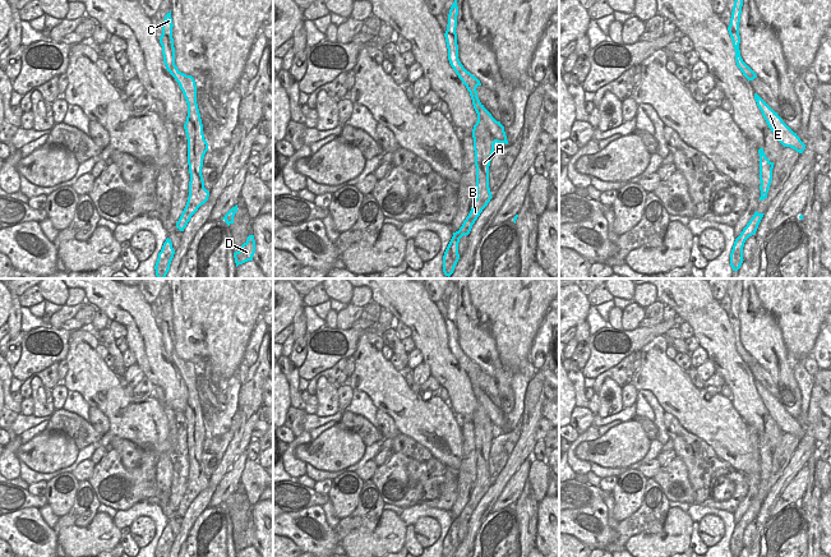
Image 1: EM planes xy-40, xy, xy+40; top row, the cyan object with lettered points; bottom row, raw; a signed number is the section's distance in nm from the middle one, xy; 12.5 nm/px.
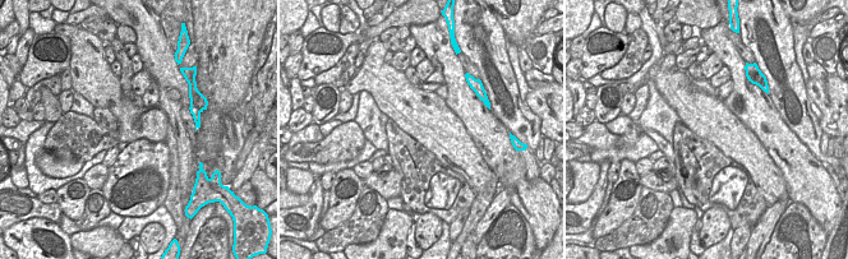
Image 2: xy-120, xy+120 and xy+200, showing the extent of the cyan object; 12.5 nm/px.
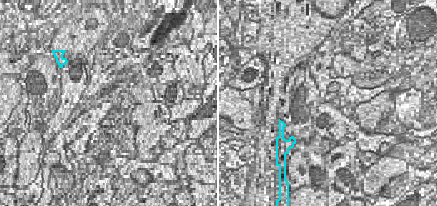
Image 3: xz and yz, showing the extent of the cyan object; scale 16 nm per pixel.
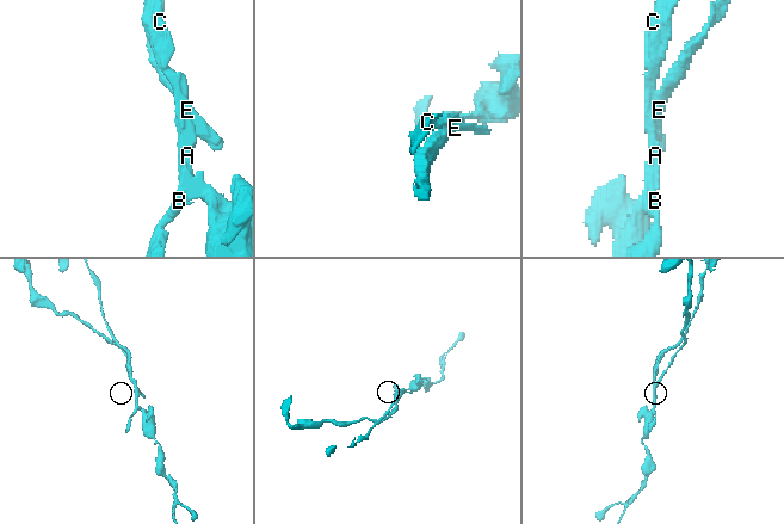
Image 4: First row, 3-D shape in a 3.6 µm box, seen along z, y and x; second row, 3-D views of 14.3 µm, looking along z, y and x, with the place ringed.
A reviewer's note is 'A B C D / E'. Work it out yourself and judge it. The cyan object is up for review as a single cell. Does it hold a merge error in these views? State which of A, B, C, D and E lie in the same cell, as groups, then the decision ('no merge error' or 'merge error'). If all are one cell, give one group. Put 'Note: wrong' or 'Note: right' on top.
Note: right
A B C D / E; merge error

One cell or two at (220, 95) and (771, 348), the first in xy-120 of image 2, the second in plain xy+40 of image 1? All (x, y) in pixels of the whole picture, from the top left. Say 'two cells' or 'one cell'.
two cells

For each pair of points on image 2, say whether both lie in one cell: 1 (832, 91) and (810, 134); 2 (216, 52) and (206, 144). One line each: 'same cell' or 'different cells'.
1: different cells
2: same cell

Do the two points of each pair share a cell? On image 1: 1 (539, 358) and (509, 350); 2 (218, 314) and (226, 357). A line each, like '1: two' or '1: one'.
1: two
2: one

